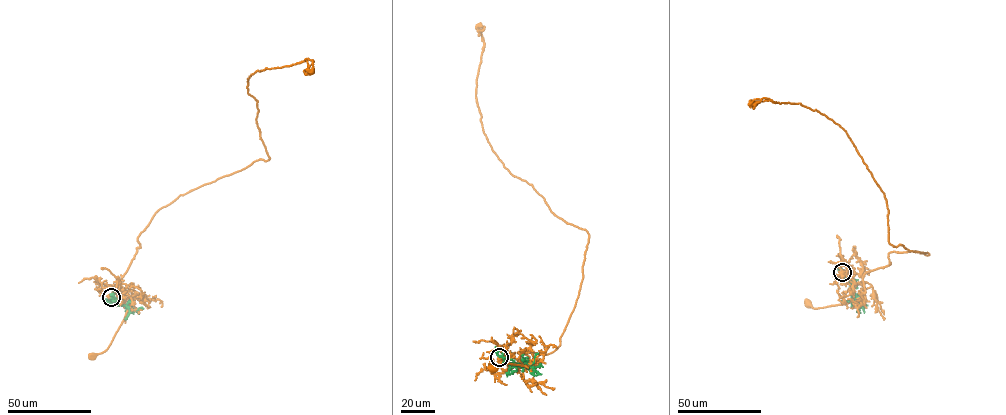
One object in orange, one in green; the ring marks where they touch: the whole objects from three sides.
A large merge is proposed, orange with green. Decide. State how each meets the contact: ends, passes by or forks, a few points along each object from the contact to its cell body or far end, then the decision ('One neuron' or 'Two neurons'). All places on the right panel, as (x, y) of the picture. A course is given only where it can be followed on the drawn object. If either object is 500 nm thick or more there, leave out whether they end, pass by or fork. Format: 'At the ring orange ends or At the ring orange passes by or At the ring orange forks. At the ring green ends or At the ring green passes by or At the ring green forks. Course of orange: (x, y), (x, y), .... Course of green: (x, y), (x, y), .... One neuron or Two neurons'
Course of orange: (842, 272), (851, 269), (861, 273), (864, 294), (845, 304), (818, 308), (807, 303). Course of green: (842, 272), (849, 280), (856, 302), (864, 308), (867, 305). Two neurons

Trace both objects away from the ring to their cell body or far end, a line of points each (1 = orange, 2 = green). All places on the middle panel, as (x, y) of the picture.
1: (499, 356), (498, 359), (506, 362), (509, 368), (532, 363), (529, 366), (505, 364), (492, 368)
2: (499, 356), (509, 362), (532, 368), (537, 374)

